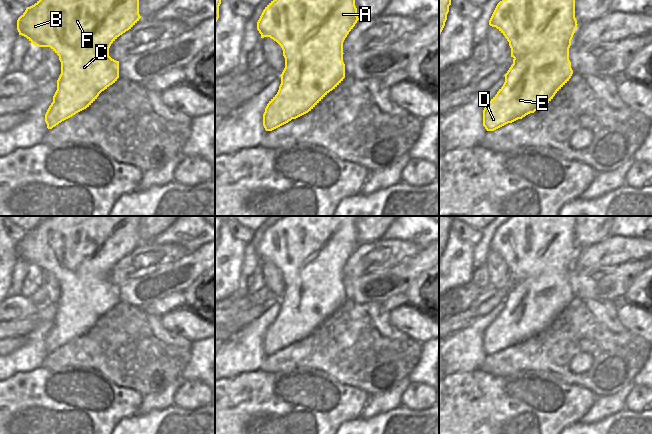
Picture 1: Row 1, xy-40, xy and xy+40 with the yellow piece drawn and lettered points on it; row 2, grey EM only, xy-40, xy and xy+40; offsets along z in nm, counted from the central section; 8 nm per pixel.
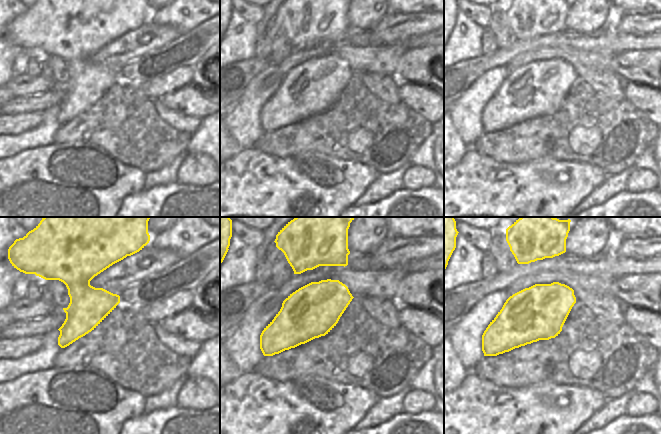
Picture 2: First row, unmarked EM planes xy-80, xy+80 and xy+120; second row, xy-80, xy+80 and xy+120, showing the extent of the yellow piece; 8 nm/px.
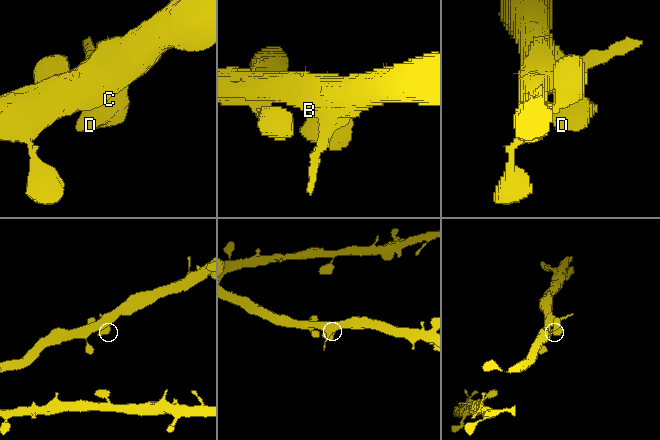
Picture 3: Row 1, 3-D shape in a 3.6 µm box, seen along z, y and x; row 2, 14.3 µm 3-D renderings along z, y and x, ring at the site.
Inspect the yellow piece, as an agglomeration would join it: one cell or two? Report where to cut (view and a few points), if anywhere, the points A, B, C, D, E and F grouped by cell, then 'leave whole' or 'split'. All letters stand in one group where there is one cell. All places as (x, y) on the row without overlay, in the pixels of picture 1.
cut none; groups A B C D E F; leave whole

